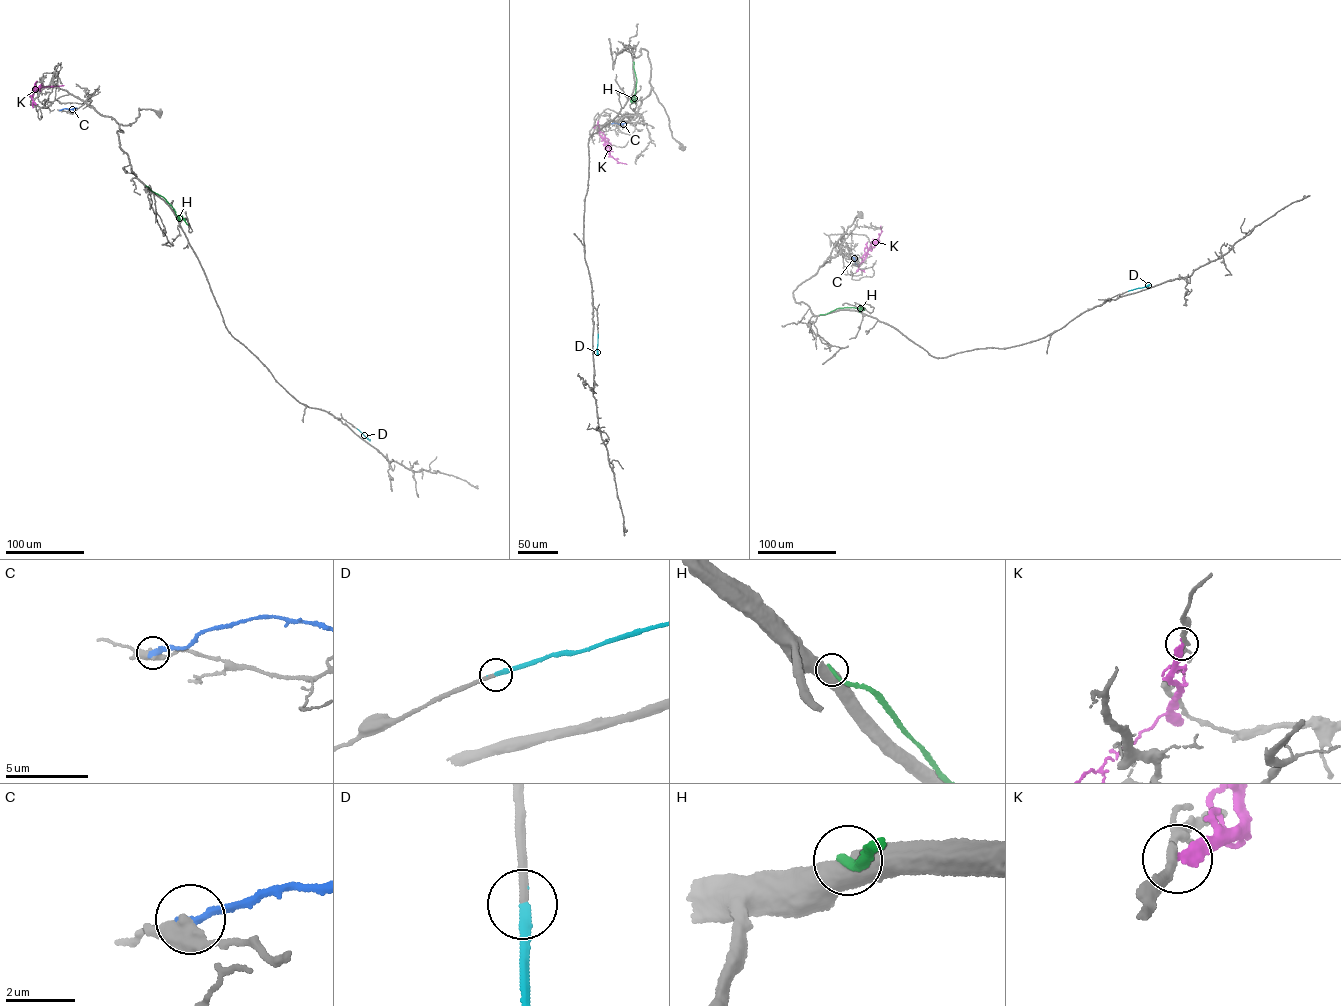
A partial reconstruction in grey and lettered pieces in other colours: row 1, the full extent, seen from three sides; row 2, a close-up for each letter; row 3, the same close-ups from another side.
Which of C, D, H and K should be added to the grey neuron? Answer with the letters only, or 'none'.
D

